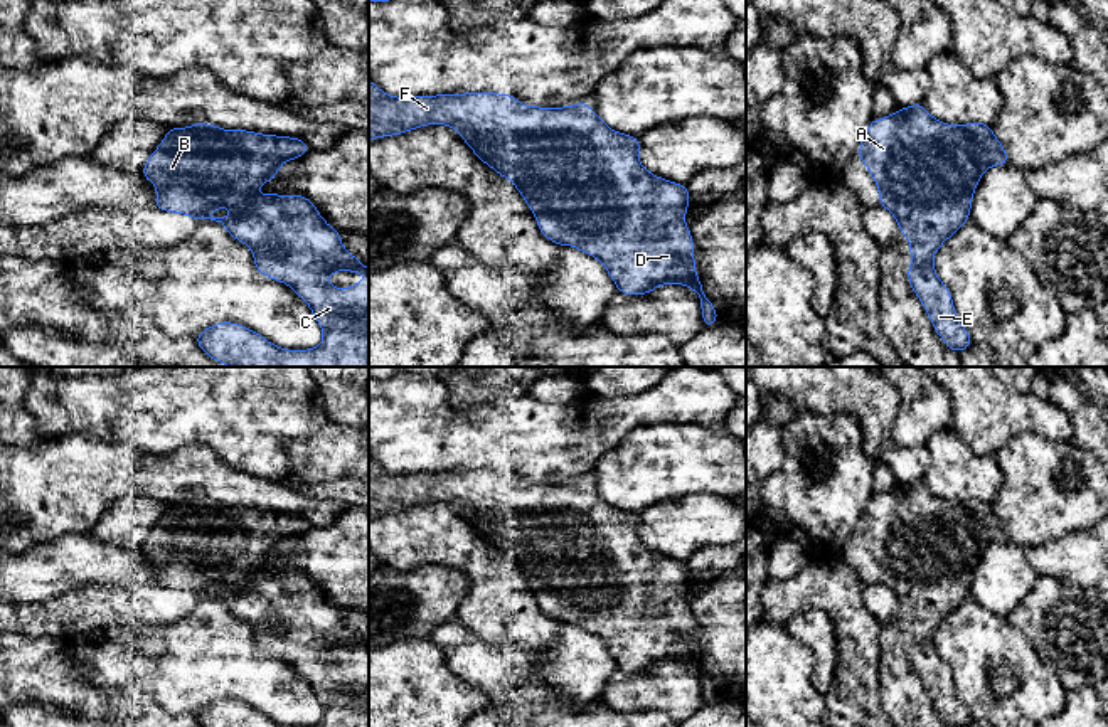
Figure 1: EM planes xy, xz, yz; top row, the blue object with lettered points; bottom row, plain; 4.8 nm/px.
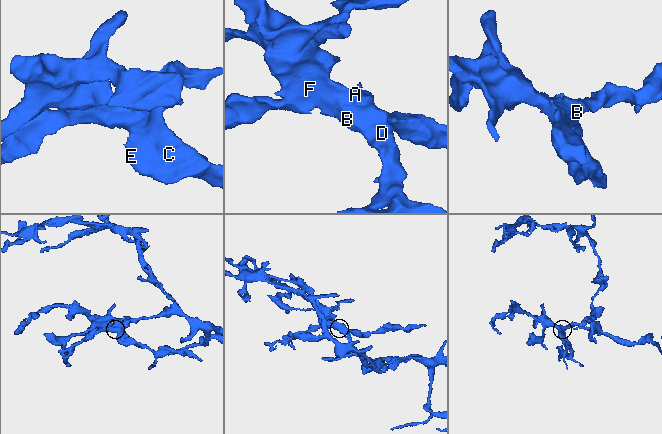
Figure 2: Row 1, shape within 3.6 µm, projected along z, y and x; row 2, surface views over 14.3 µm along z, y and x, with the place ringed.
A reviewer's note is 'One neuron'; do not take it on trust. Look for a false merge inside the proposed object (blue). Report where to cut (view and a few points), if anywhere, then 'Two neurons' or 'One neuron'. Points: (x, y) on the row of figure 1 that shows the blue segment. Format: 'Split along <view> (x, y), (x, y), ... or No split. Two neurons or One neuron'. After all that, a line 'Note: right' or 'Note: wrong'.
No split. One neuron
Note: right

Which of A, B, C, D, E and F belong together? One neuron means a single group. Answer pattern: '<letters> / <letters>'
A B C D E F

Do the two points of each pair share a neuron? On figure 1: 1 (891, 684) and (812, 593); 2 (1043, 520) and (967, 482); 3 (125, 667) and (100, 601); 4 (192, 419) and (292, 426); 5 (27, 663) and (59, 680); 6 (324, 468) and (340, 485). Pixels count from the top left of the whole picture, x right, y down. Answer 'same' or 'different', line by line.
1: different
2: different
3: different
4: same
5: same
6: different

